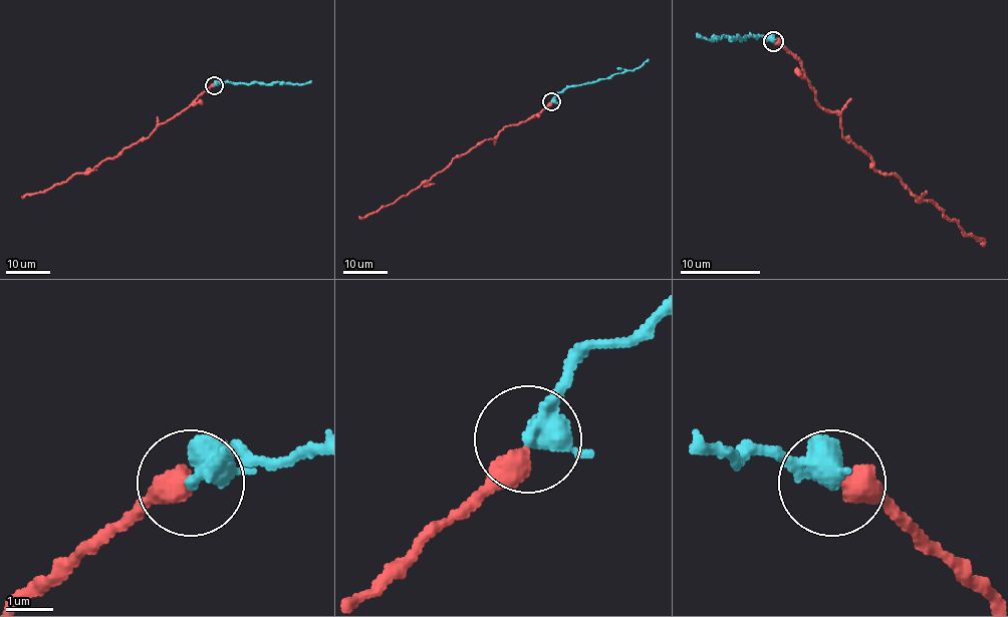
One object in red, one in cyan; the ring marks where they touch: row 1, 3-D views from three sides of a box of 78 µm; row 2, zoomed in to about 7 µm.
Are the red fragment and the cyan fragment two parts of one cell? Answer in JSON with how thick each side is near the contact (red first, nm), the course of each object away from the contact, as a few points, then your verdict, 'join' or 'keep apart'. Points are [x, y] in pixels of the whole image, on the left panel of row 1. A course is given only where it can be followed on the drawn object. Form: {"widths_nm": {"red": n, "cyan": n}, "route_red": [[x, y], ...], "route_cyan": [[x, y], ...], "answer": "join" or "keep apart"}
{"widths_nm": {"red": 500, "cyan": 400}, "route_red": [[215, 84], [148, 136], [124, 147], [114, 158], [106, 158], [91, 172], [74, 174], [65, 182], [21, 197]], "route_cyan": [[215, 84], [301, 84], [311, 80]], "answer": "join"}

